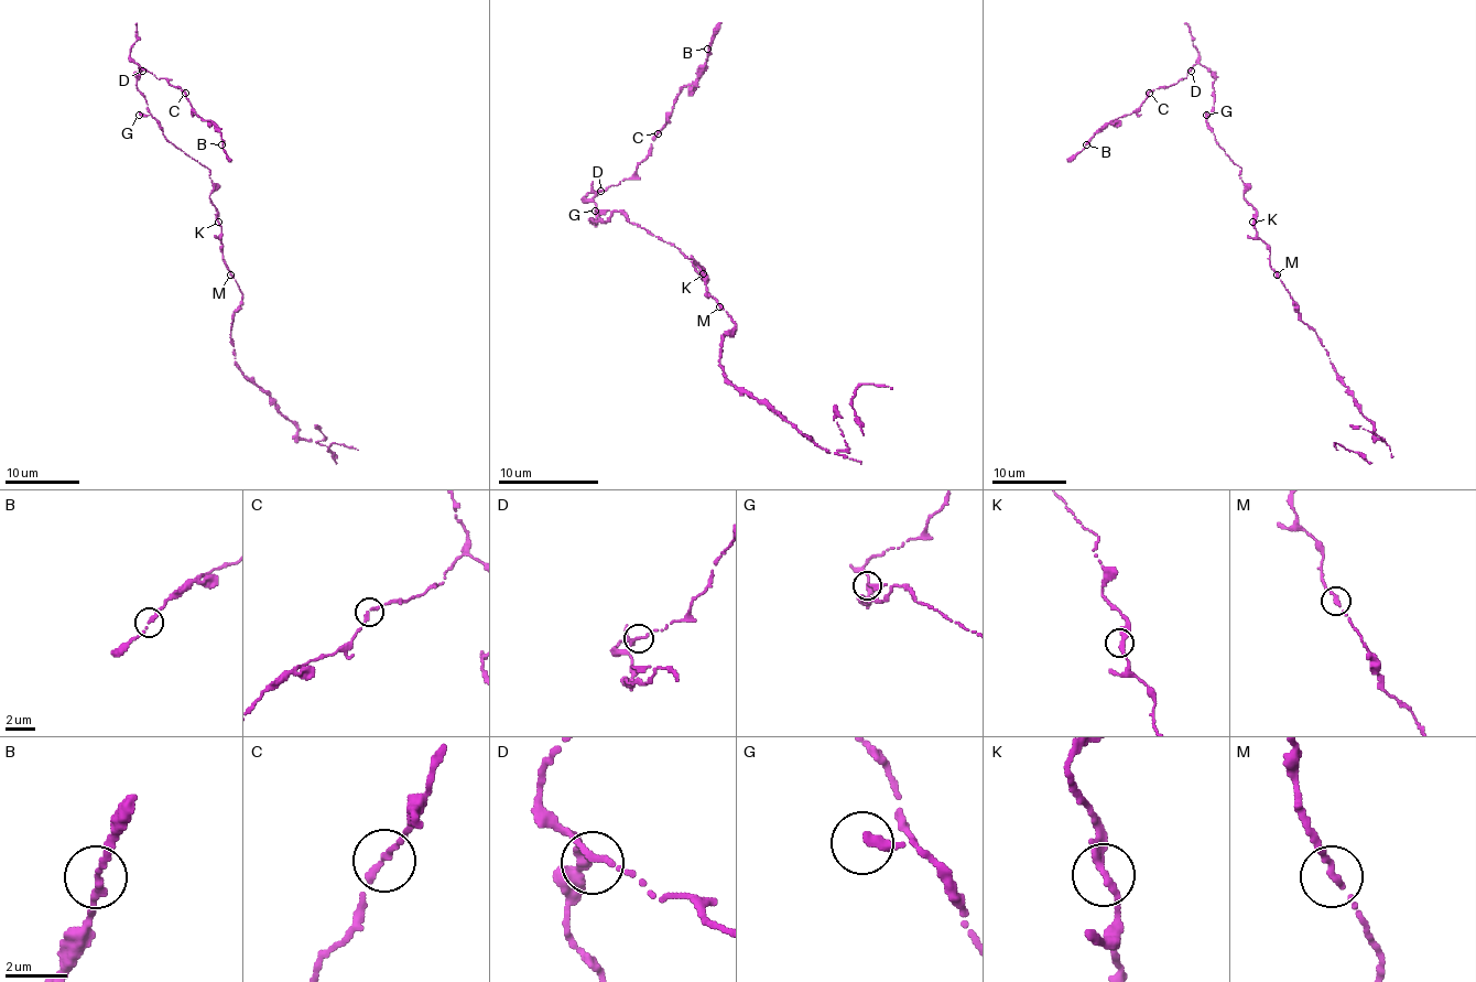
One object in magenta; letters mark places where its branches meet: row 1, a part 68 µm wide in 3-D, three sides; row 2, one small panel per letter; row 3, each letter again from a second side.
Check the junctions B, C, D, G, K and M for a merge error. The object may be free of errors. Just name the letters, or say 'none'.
none

